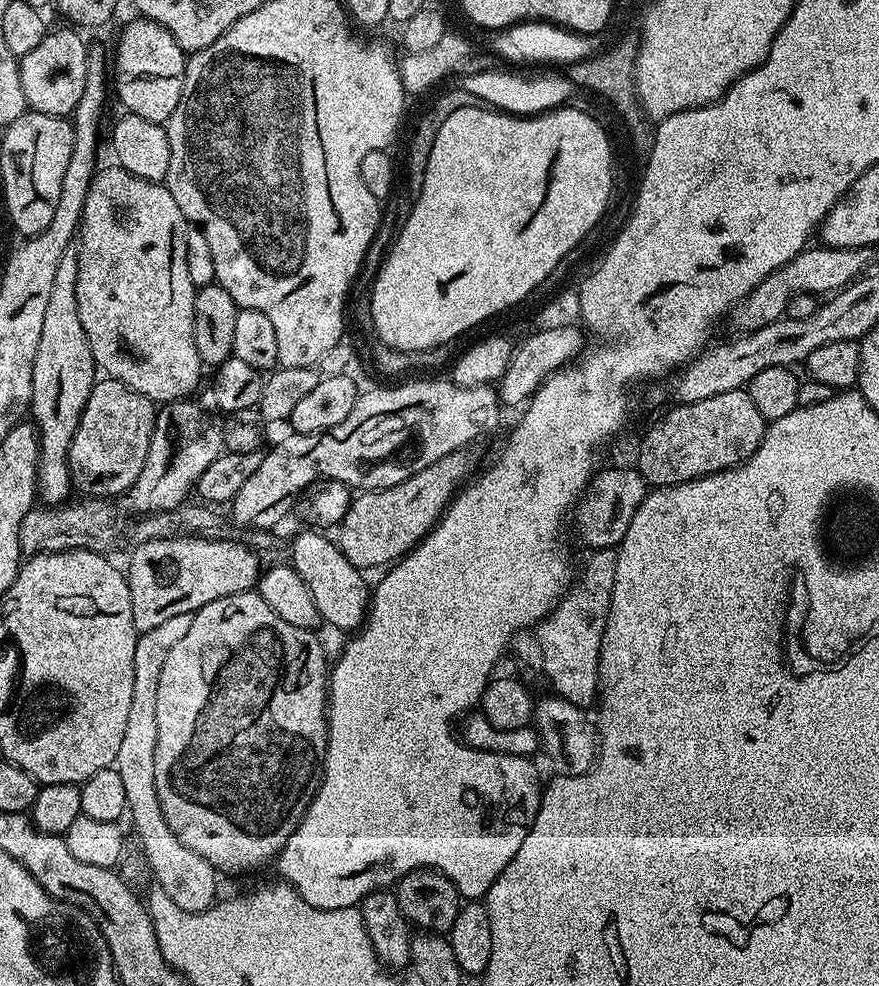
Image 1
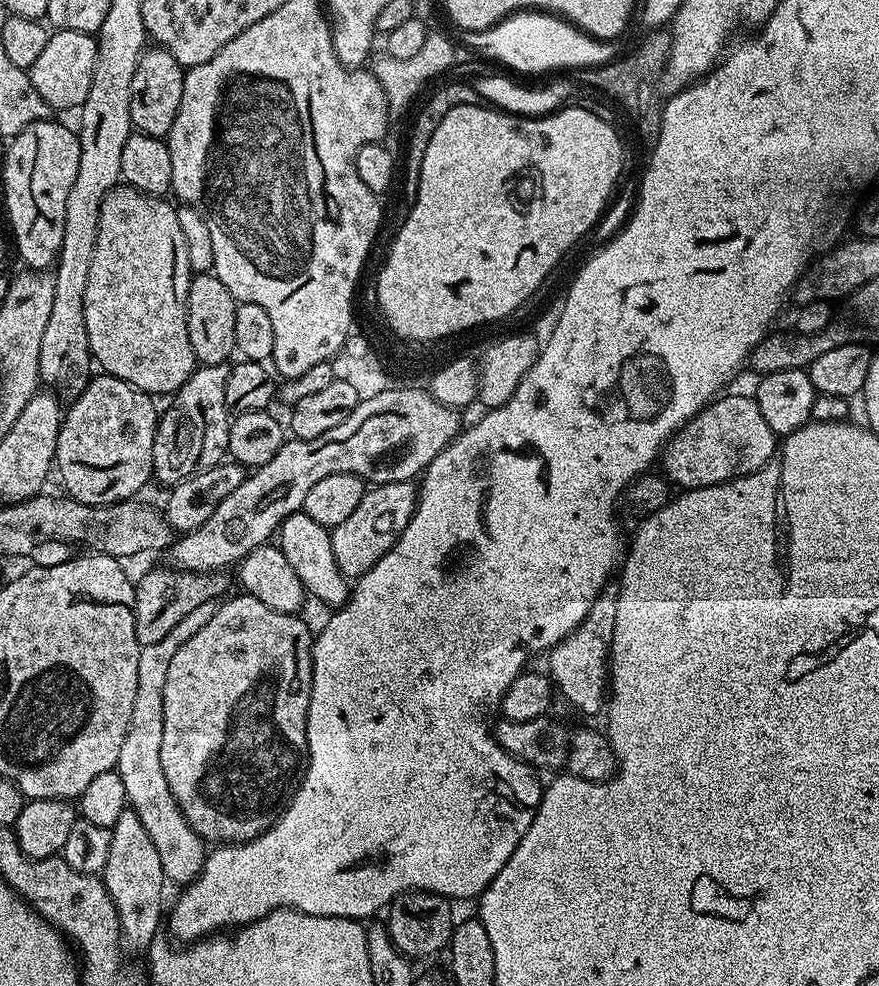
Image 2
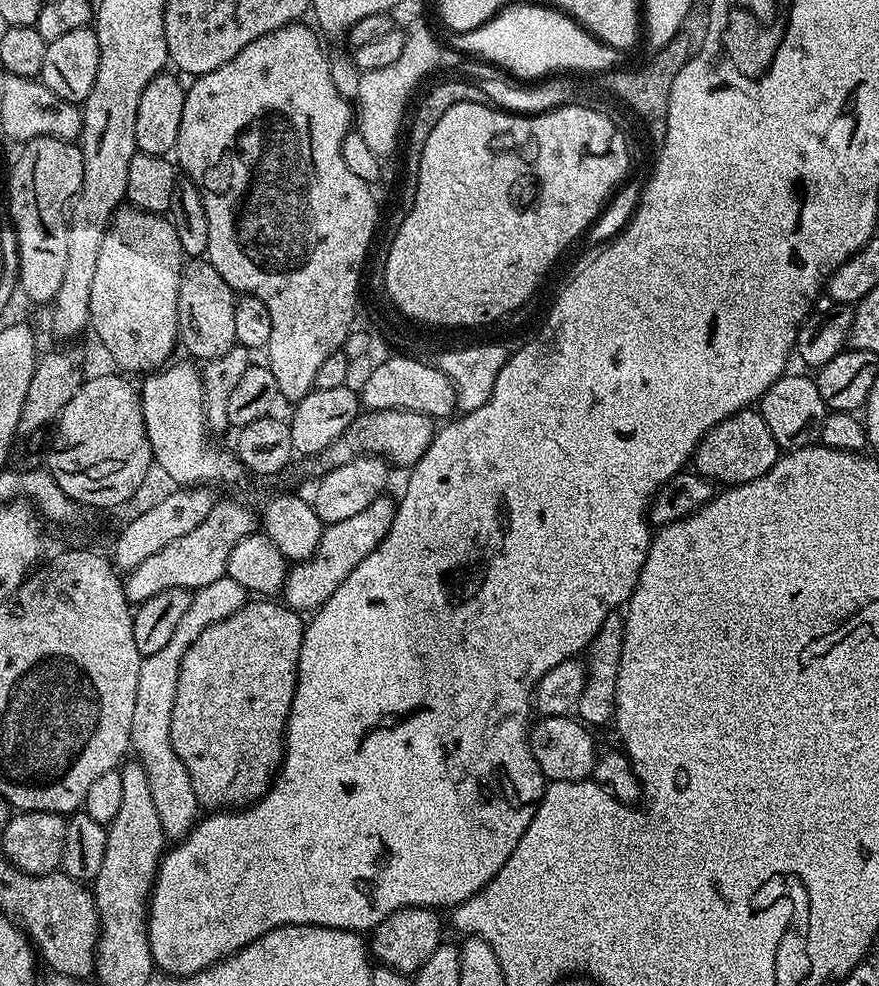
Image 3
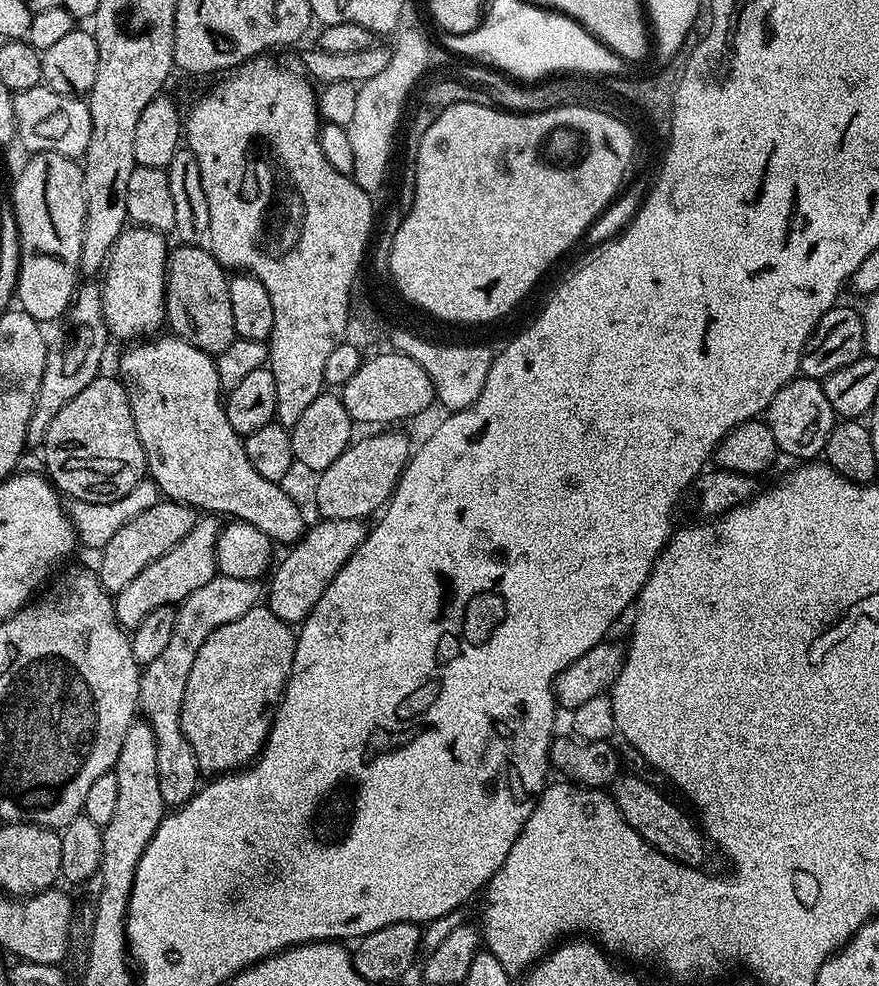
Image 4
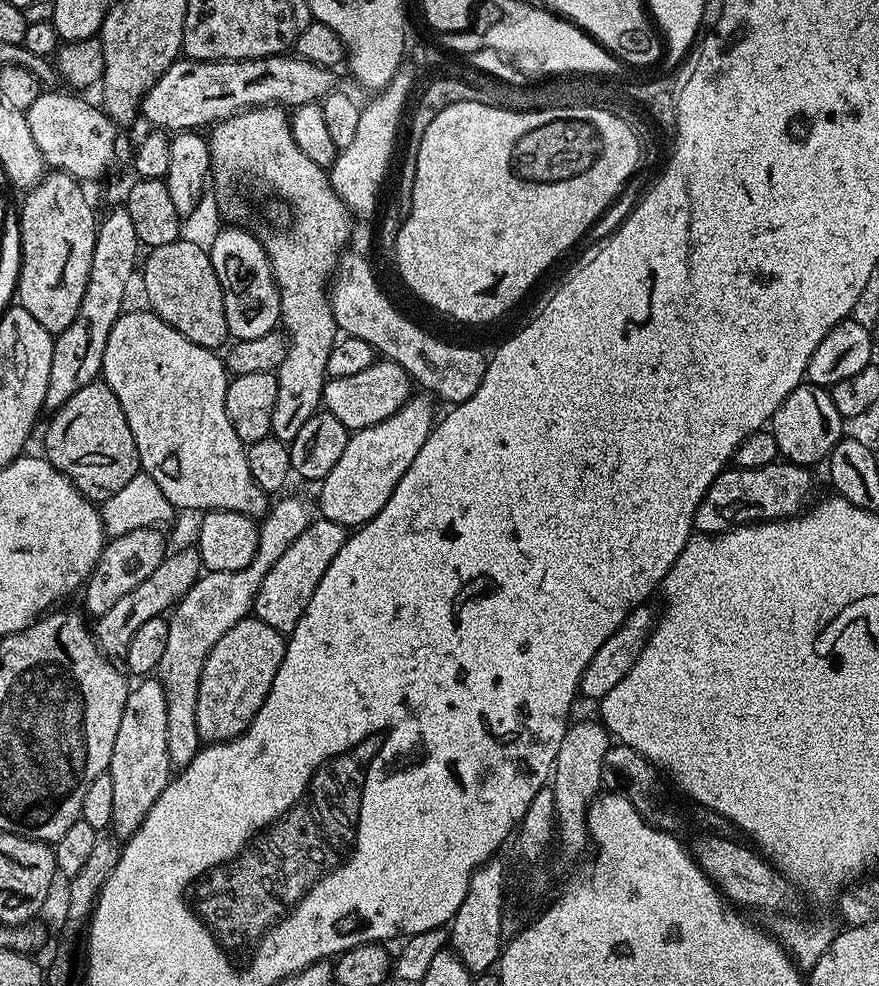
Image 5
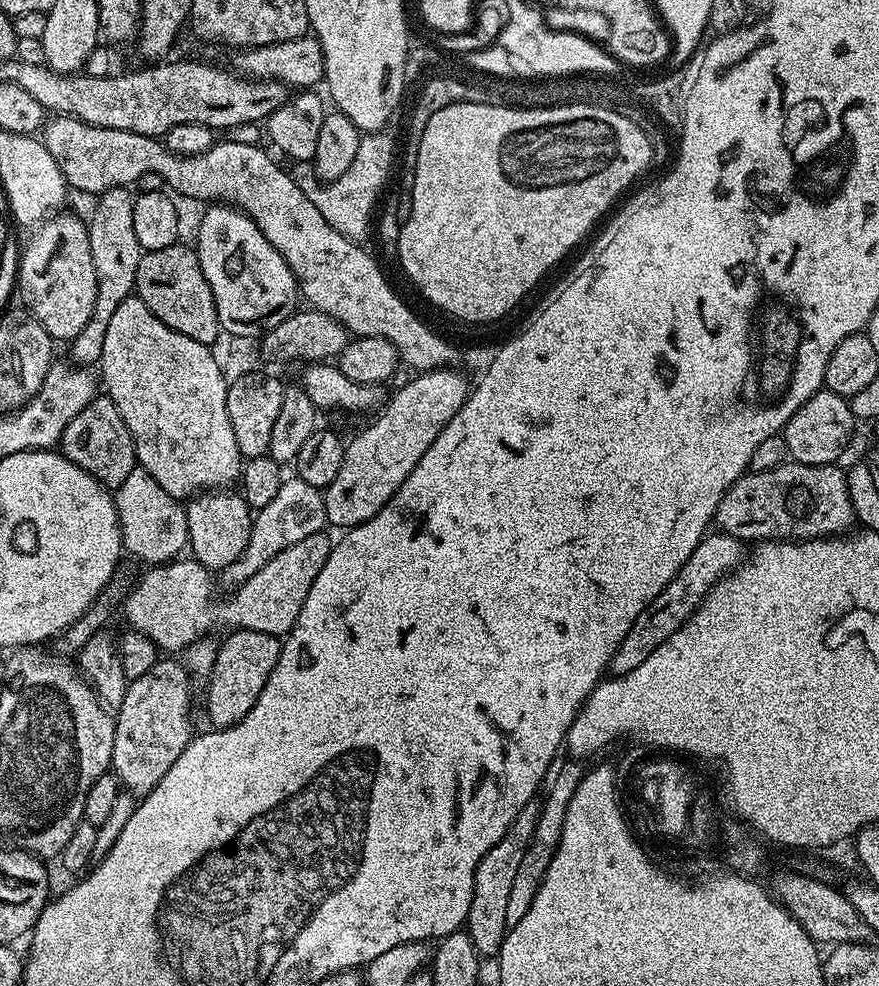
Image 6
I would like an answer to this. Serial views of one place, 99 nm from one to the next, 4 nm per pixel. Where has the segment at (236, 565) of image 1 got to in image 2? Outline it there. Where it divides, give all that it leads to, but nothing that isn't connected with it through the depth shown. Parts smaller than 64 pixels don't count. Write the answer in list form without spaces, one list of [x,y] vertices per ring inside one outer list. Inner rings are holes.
[[[175,566],[152,568],[141,580],[135,581],[136,605],[134,606],[134,630],[138,642],[143,646],[159,642],[166,638],[186,614],[191,614],[197,606],[211,604],[223,597],[228,588],[228,580],[223,571],[219,572],[185,572]]]

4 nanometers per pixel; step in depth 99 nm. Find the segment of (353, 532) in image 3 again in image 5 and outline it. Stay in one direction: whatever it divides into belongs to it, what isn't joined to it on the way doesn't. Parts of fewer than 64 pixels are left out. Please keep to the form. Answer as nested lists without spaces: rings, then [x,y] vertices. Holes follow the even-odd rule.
[[[313,519],[306,530],[294,538],[286,554],[282,554],[282,558],[270,566],[270,574],[262,578],[262,586],[254,601],[255,619],[266,622],[266,626],[274,626],[274,630],[291,634],[294,626],[298,626],[298,618],[302,618],[310,598],[314,598],[314,590],[318,590],[318,582],[322,582],[322,574],[326,574],[326,566],[334,562],[334,557],[338,555],[338,550],[342,550],[349,535],[349,529],[338,522]]]

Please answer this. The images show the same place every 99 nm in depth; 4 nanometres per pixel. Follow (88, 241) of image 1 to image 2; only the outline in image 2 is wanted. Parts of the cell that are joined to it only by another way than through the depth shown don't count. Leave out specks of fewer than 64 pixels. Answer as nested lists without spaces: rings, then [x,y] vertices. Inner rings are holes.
[[[123,182],[111,188],[102,202],[94,262],[90,262],[90,279],[86,282],[86,338],[93,361],[99,367],[101,364],[107,375],[122,378],[122,382],[130,382],[130,386],[149,394],[175,394],[198,367],[186,326],[188,291],[194,273],[186,258],[186,238],[182,238],[176,208],[168,202]]]

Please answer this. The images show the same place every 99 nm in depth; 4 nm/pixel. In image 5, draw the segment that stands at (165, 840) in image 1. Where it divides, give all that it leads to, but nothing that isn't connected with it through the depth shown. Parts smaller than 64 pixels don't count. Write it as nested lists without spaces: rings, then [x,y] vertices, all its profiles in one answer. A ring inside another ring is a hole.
[[[283,496],[279,497],[281,500],[277,504],[275,501],[269,507],[266,515],[259,521],[258,550],[254,554],[250,566],[242,566],[242,570],[234,570],[233,572],[205,571],[200,579],[194,582],[194,586],[190,586],[190,590],[181,598],[180,603],[171,609],[168,633],[166,634],[166,651],[162,654],[158,679],[166,694],[166,738],[168,739],[168,753],[173,769],[184,769],[202,747],[196,725],[198,686],[202,678],[204,660],[210,654],[210,650],[214,650],[214,642],[218,642],[218,638],[222,638],[222,634],[226,634],[226,630],[230,630],[230,626],[245,619],[253,611],[256,595],[262,586],[262,578],[266,578],[266,574],[270,574],[270,566],[274,566],[274,562],[278,562],[278,558],[282,558],[282,554],[286,554],[286,549],[292,545],[294,538],[298,538],[298,534],[302,534],[302,530],[306,530],[306,526],[314,519],[314,512],[312,513],[298,497]]]

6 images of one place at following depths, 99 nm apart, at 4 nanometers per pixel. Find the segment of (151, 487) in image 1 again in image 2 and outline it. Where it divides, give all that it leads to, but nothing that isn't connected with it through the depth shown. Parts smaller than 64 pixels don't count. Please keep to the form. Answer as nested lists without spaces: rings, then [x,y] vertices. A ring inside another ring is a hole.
[[[200,364],[174,394],[177,413],[168,412],[165,416],[163,413],[159,417],[152,470],[155,479],[160,479],[165,486],[178,484],[201,468],[212,468],[228,456],[230,413],[224,404],[228,370],[228,364]],[[180,420],[184,423],[184,441],[181,444],[176,441],[176,435],[180,432]]]

